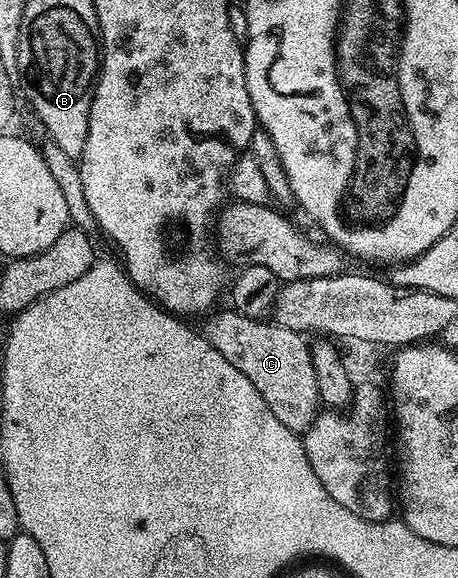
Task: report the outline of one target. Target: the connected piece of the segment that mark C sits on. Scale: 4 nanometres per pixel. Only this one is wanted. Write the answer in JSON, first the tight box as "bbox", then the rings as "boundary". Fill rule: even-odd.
{"bbox":[203,311,319,435],"boundary":[[[236,311],[214,312],[203,326],[205,337],[241,374],[251,379],[255,391],[263,395],[275,419],[292,433],[301,435],[311,427],[319,412],[319,386],[315,381],[315,363],[311,363],[310,342],[300,332],[262,319],[256,321]]]}

